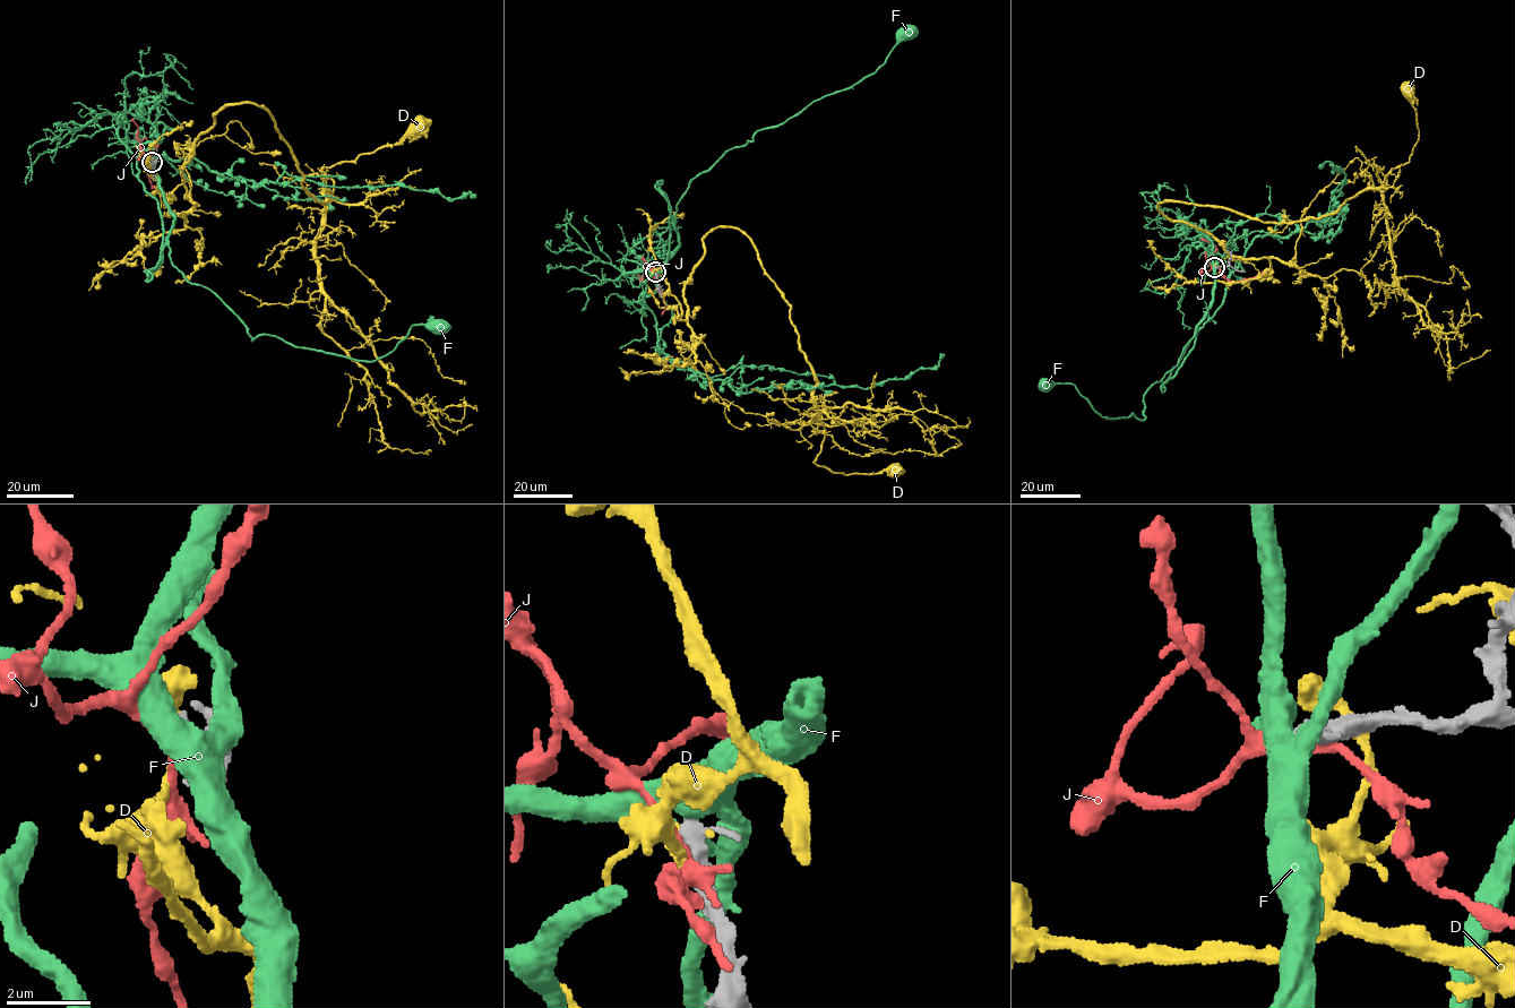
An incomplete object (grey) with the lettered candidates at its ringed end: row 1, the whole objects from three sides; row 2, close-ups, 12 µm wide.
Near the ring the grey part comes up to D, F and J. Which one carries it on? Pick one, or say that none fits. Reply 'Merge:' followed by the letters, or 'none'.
Merge: none

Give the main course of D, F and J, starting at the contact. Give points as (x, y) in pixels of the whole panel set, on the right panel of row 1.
D: (1219, 267), (1225, 282), (1270, 274), (1159, 201), (1333, 215), (1409, 162), (1406, 89)
F: (1215, 267), (1205, 318), (1177, 365), (1146, 390), (1143, 420), (1133, 412), (1105, 418), (1073, 385), (1043, 385)
J: (1216, 268), (1203, 270), (1216, 248), (1201, 239)

